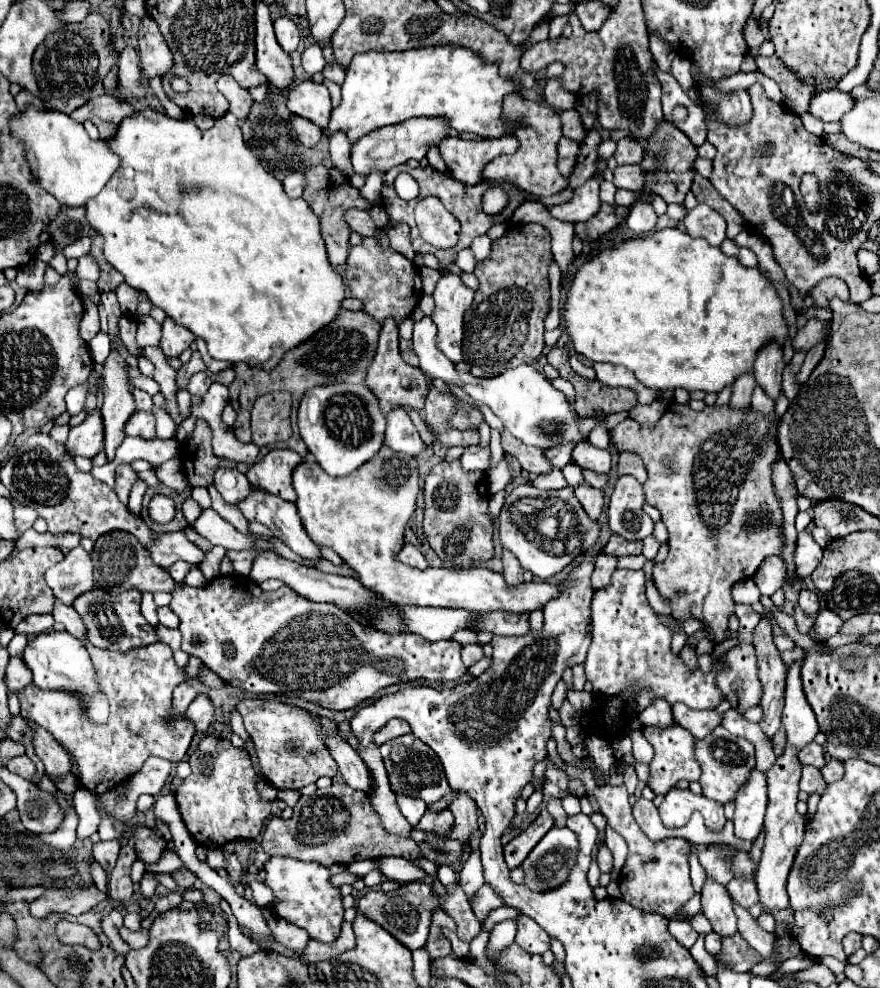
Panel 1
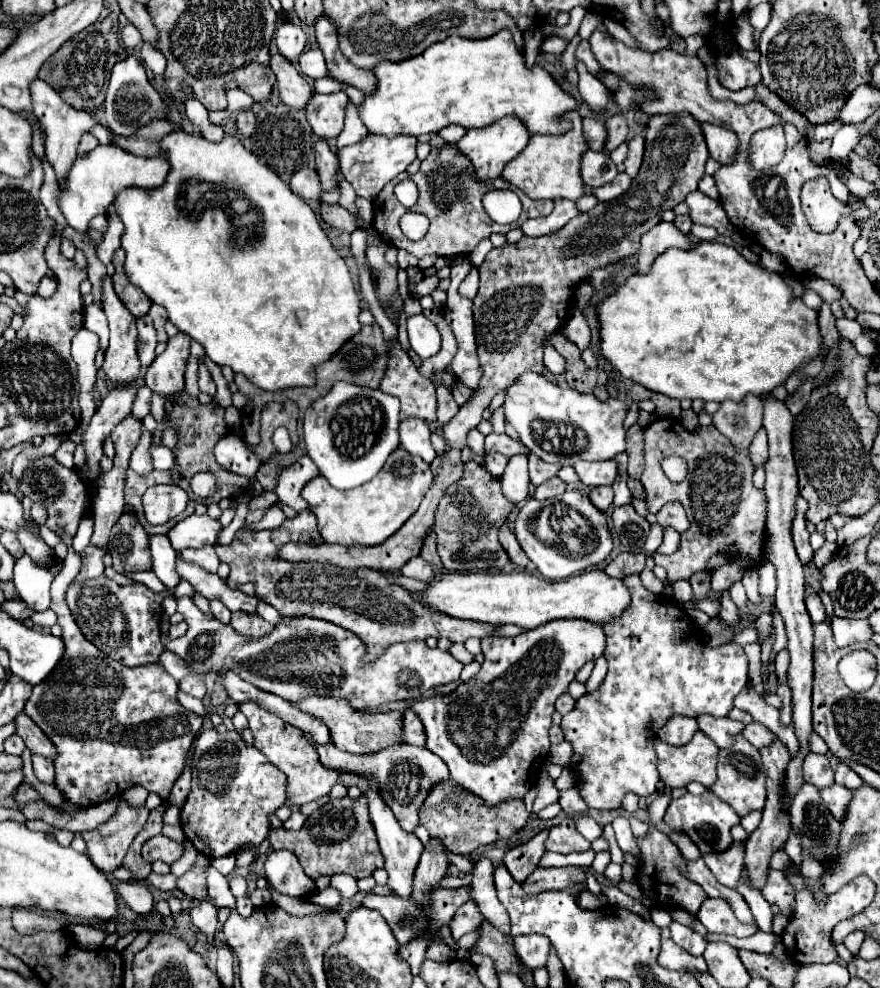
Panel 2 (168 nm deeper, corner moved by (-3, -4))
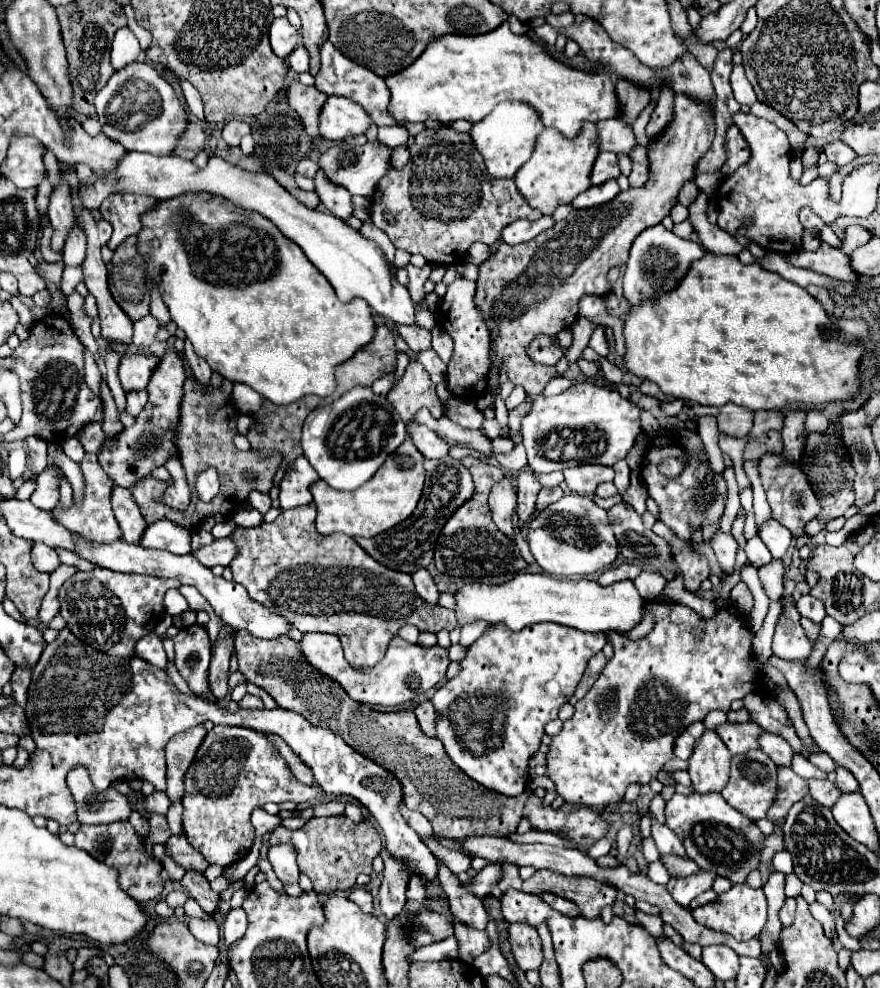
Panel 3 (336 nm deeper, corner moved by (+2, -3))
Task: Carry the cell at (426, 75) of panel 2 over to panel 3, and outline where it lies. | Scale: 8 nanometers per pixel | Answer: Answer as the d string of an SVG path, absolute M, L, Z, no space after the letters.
M502 23L498 29L478 37L442 35L442 39L430 41L426 51L410 67L406 67L406 71L400 71L398 75L390 75L390 79L384 79L384 81L392 95L388 111L398 125L404 125L404 121L424 123L428 119L440 121L444 125L456 119L466 119L470 123L476 123L484 119L500 101L520 101L520 103L532 105L538 111L544 127L554 127L564 137L574 139L574 135L582 127L582 121L598 123L610 117L618 117L618 99L614 93L614 81L610 75L604 75L604 73L592 75L554 61L544 51L544 47L534 43L528 35L514 35L508 23Z

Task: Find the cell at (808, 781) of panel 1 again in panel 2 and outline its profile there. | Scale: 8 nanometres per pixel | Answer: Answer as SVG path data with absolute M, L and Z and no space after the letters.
M835 784L835 786L827 788L827 790L823 790L821 796L823 796L827 808L831 810L831 814L833 814L839 822L843 822L843 818L845 818L845 810L847 810L851 798L853 798L853 790Z

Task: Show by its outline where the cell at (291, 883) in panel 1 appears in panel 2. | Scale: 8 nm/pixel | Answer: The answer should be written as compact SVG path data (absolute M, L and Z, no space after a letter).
M273 850L267 856L265 872L273 888L287 896L307 896L315 890L315 880L311 880L299 860L289 850Z

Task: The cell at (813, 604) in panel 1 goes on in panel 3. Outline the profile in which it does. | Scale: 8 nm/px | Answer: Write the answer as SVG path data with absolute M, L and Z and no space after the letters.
M804 595L796 601L796 609L800 611L802 617L808 617L810 621L814 623L822 623L822 619L826 617L826 611L824 611L824 603L818 601L816 597L812 595Z

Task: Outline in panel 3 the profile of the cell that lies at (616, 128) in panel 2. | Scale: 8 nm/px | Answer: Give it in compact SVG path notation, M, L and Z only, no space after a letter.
M616 79L616 95L620 101L620 115L618 119L632 125L640 111L650 103L650 93L626 79Z

